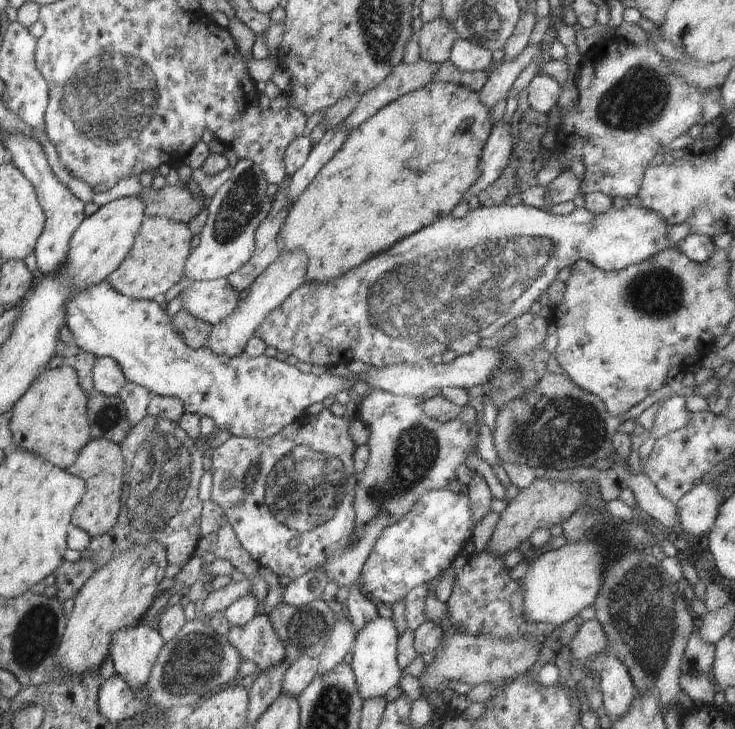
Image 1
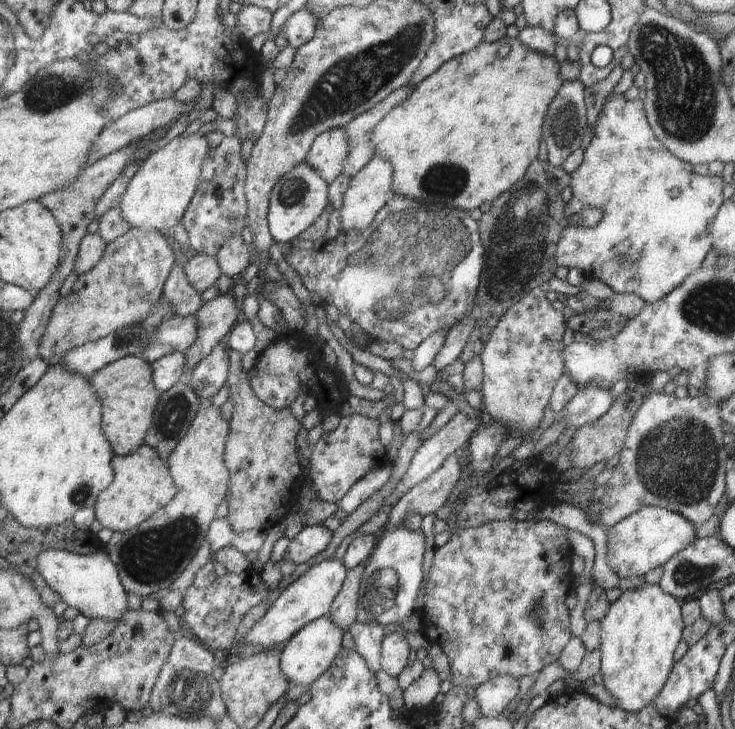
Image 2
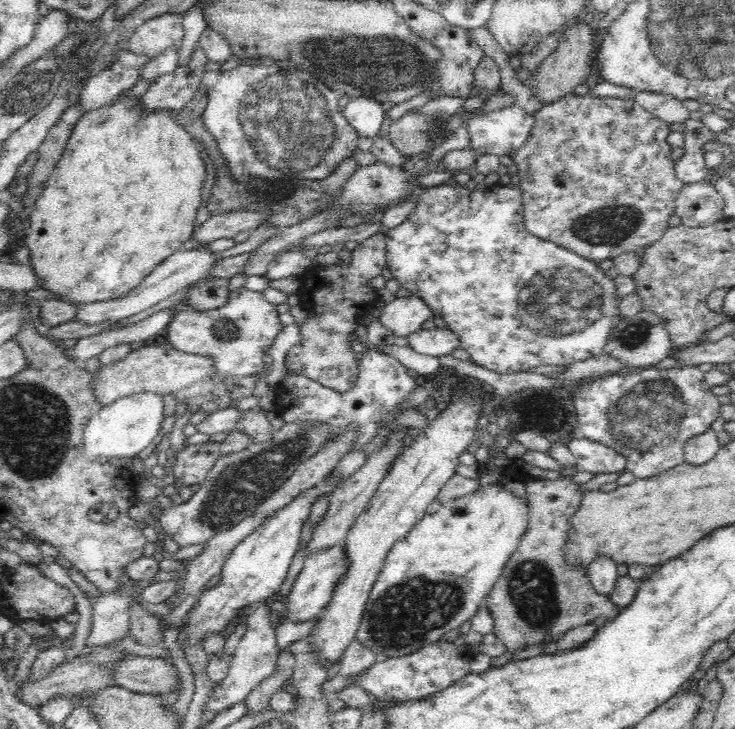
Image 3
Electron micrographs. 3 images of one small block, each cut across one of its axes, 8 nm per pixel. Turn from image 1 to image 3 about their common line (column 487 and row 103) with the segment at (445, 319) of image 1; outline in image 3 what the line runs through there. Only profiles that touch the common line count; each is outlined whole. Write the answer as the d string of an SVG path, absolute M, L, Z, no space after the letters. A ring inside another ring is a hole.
M267 62L258 66L238 66L232 70L226 70L222 72L222 76L217 81L216 85L209 91L208 102L205 106L202 121L204 127L210 134L214 136L216 142L218 142L219 151L225 158L225 165L229 168L229 173L233 176L233 179L238 183L242 182L255 182L258 178L264 180L282 180L289 177L301 177L306 180L322 180L326 176L332 174L332 170L345 160L352 156L352 152L357 149L358 146L358 132L353 129L347 122L343 111L341 111L338 105L338 93L332 90L330 87L318 82L316 77L312 77L306 72L301 72L296 68L286 68L283 63Z

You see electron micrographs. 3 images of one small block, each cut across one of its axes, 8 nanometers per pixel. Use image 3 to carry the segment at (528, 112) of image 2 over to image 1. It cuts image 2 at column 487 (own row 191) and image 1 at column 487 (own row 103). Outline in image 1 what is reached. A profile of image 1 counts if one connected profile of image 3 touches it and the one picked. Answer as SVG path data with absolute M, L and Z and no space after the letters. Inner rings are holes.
M432 81L418 88L418 90L396 98L394 102L388 103L388 106L384 106L382 110L373 114L372 118L352 129L348 133L348 140L344 142L336 156L323 166L316 178L310 182L308 188L293 201L284 226L280 230L280 234L278 234L278 244L282 244L283 251L298 250L300 248L306 252L308 256L307 280L320 283L330 282L332 278L338 278L340 274L360 266L368 258L392 248L402 238L406 238L408 235L418 232L418 230L430 226L433 222L450 215L458 202L467 196L469 188L480 176L478 174L480 154L482 154L482 149L491 132L491 126L493 125L492 121L490 121L491 117L492 113L480 102L480 94L476 90L468 90L468 88L464 88L460 84L452 84L452 82Z

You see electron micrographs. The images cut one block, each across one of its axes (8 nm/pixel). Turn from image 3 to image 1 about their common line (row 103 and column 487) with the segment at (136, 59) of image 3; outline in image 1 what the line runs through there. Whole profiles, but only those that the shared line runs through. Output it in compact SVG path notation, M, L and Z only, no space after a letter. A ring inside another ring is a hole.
M530 43L526 46L516 60L512 62L506 62L501 60L496 63L494 67L488 72L488 80L484 85L484 88L479 92L480 102L492 110L500 100L506 99L510 88L512 88L514 81L530 67L534 58L540 54L542 50L542 44Z

